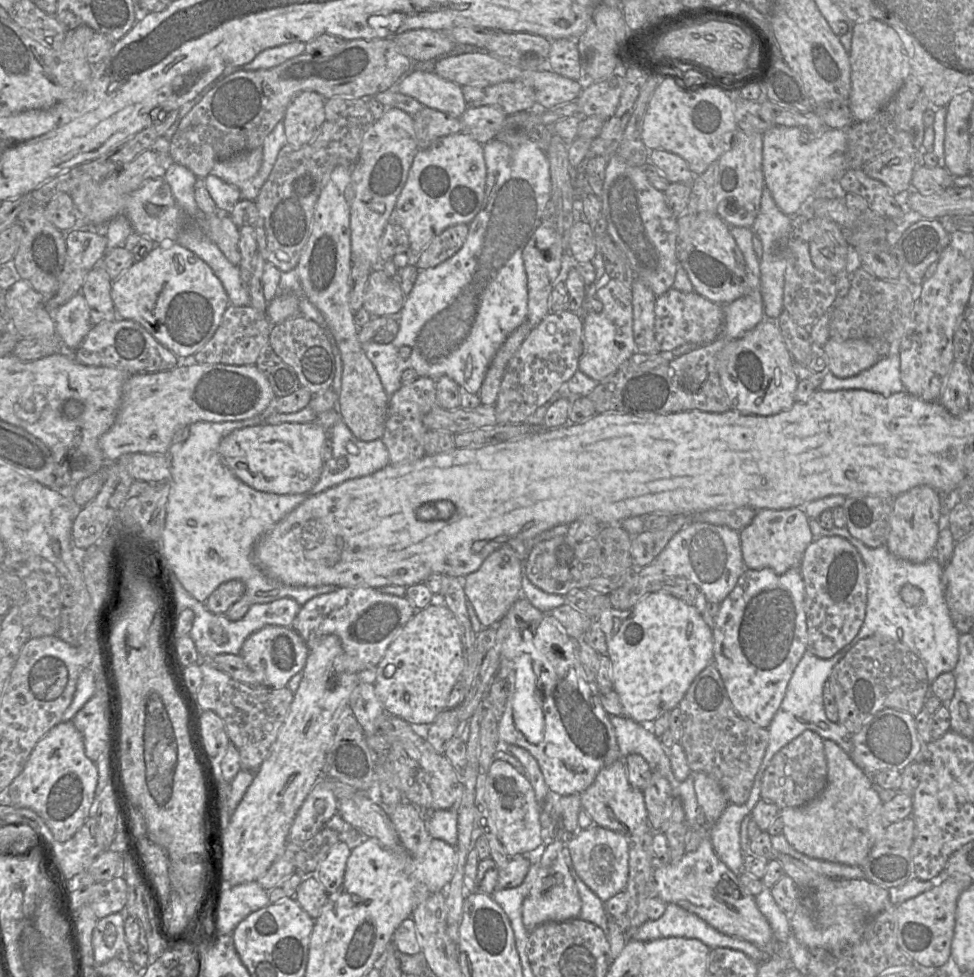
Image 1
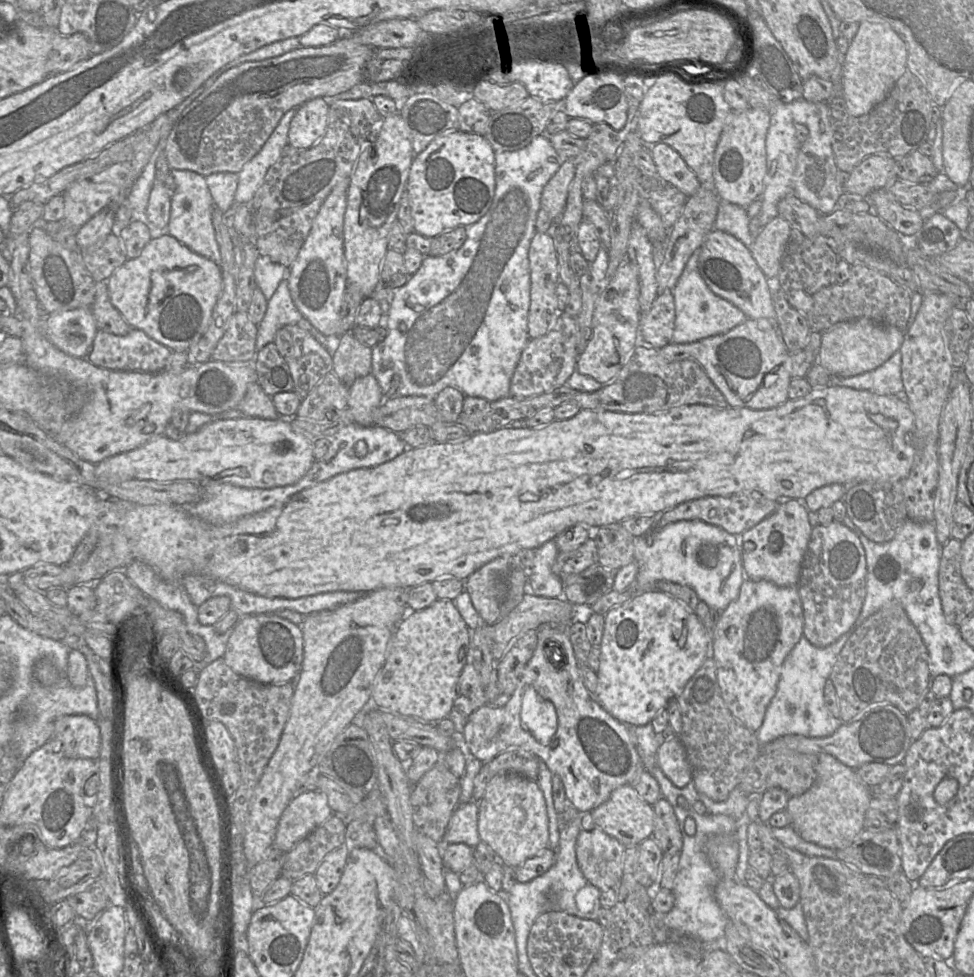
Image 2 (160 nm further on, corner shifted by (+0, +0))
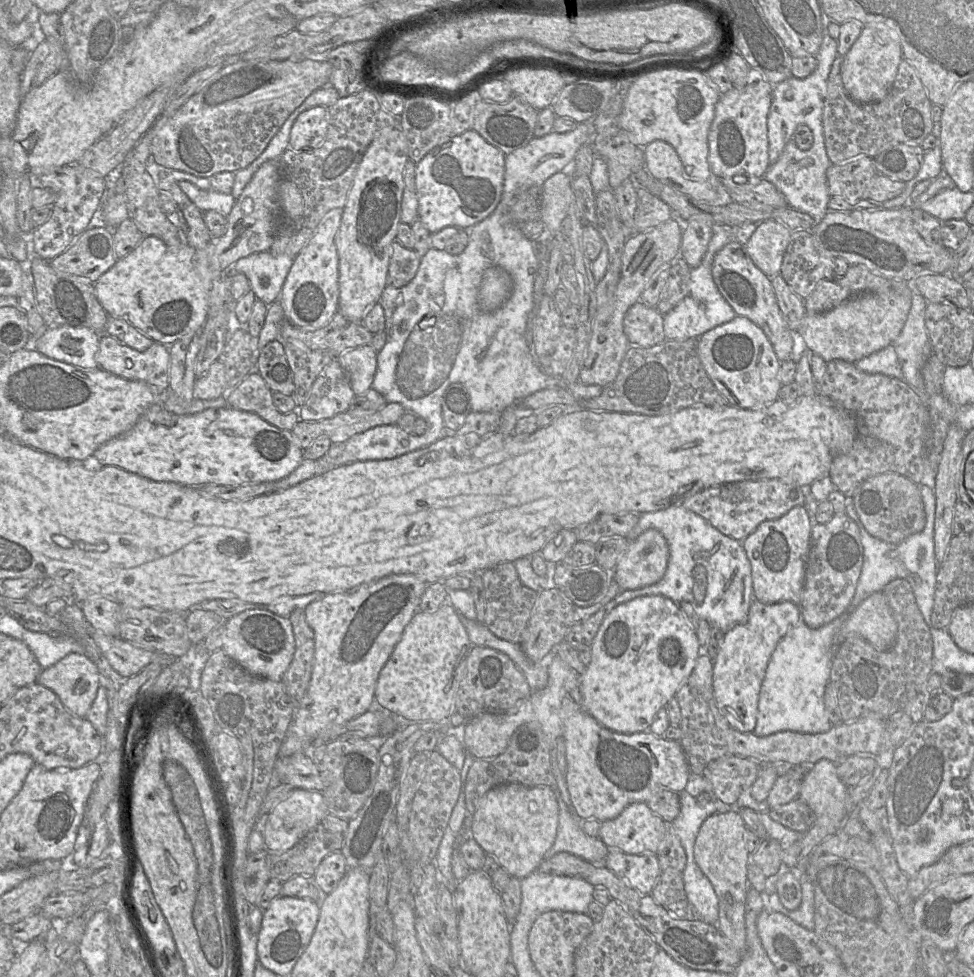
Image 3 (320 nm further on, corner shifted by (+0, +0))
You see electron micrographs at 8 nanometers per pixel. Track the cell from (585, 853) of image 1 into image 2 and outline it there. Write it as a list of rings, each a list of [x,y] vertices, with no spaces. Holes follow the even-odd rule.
[[[599,827],[590,831],[581,829],[576,842],[576,858],[584,877],[601,892],[616,889],[623,877],[626,847]]]

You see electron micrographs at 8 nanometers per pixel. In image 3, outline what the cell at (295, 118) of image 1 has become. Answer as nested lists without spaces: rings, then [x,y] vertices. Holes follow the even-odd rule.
[[[316,106],[302,112],[295,120],[289,137],[289,148],[295,152],[321,146],[328,131],[328,109]]]

